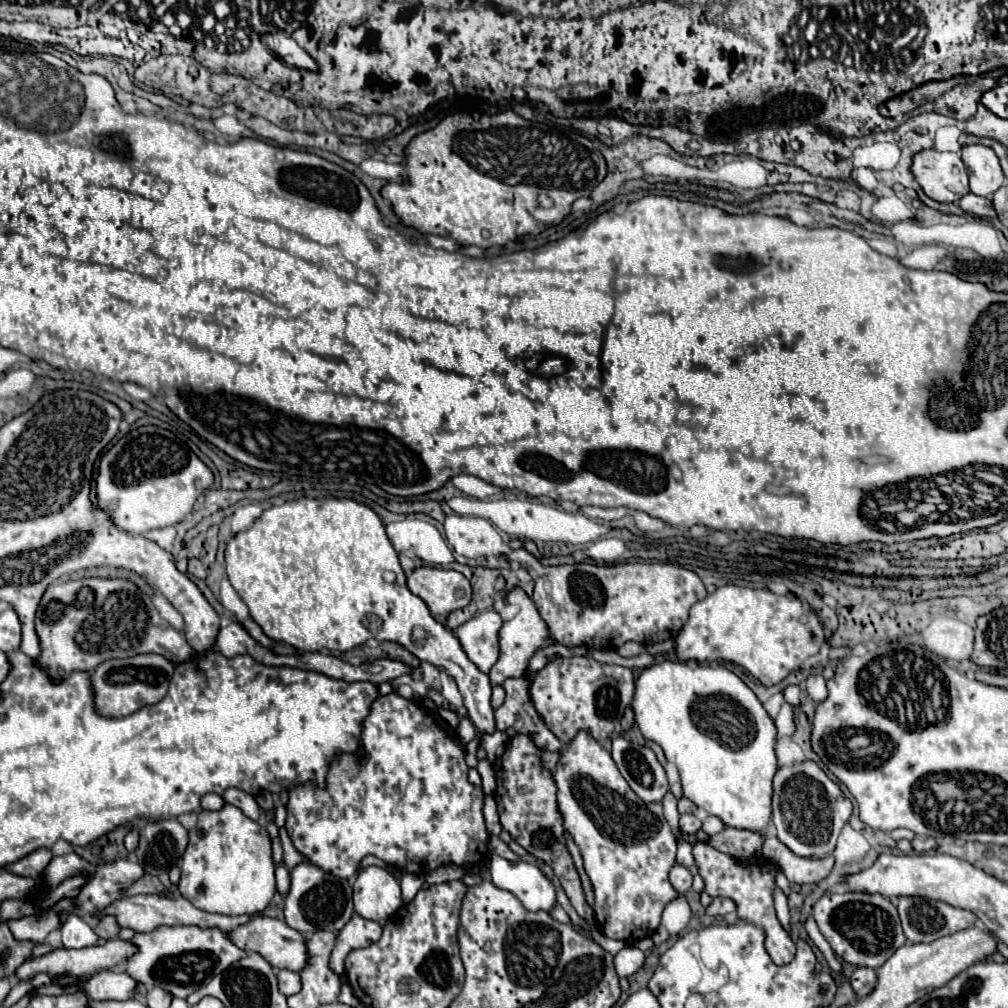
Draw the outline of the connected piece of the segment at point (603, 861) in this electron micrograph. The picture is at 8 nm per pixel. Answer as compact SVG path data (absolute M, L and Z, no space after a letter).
M585 730L575 736L569 748L561 754L557 770L553 774L557 784L557 802L565 820L565 830L571 834L583 856L583 868L591 880L595 902L595 922L607 938L619 938L627 944L637 944L641 938L653 936L661 922L665 906L679 898L673 884L669 882L669 870L675 866L677 840L663 816L661 802L643 802L617 770L611 754L595 742Z

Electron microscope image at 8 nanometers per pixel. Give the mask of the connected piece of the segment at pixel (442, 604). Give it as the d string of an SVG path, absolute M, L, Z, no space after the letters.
M421 566L407 578L407 586L435 616L447 616L471 602L471 584L461 572L455 570Z

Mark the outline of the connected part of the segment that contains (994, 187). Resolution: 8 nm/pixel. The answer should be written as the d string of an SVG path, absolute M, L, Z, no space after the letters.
M965 146L961 158L969 172L971 192L977 196L993 196L1003 186L1003 170L999 158L987 146Z

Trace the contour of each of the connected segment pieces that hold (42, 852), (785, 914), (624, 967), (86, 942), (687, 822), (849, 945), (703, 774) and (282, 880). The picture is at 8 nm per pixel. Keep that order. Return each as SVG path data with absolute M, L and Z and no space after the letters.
M39 848L27 856L23 856L17 862L11 862L5 866L5 870L17 874L17 876L31 876L31 878L39 878L43 874L43 868L47 868L47 864L51 862L51 850L49 848Z
M775 888L773 898L775 898L777 918L779 918L779 922L783 924L783 928L789 930L789 908L787 908L787 896L785 896L785 892L783 892L781 888Z
M627 946L615 956L615 970L621 978L633 976L643 966L643 962L645 962L645 954L635 946Z
M69 914L65 922L61 924L61 936L63 936L63 948L87 948L97 944L97 934L93 928L77 914Z
M683 814L683 816L681 816L681 820L679 820L679 828L681 828L681 832L695 834L695 832L699 832L701 822L699 822L699 820L697 820L697 816L693 816L693 814Z
M823 894L813 906L813 916L833 952L853 966L879 968L887 962L891 952L895 952L907 942L901 930L897 908L879 894Z
M661 660L645 668L635 682L635 722L641 734L659 744L669 762L679 768L683 796L697 808L723 820L729 828L765 834L771 824L773 776L779 770L775 756L775 724L759 704L753 690L725 666L687 666L685 662Z
M281 862L281 864L277 866L277 870L275 870L275 876L277 876L277 892L279 892L281 896L287 896L291 880L289 880L289 870L287 870L285 862Z

